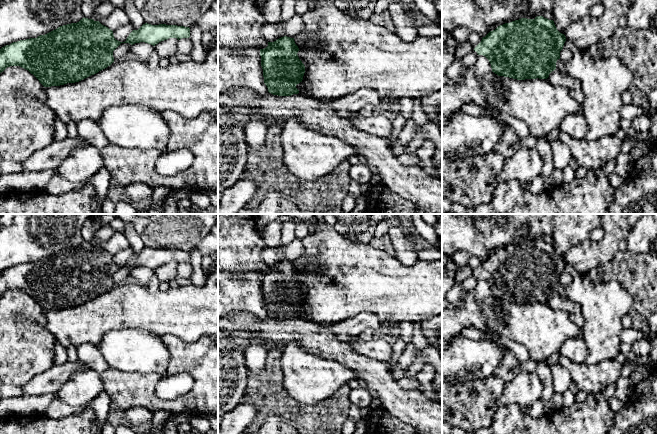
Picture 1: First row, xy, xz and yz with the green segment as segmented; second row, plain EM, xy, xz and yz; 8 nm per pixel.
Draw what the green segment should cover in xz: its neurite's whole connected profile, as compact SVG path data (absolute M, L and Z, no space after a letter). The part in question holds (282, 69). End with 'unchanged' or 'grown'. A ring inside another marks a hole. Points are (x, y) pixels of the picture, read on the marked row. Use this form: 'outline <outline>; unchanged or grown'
outline M281 37L260 49L264 83L268 92L278 96L298 94L296 85L302 82L305 66L299 59L294 38Z; unchanged

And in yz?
outline M537 16L534 19L521 18L505 23L490 31L474 48L478 55L485 56L498 76L517 80L547 79L556 69L566 37L560 33L553 20Z; unchanged

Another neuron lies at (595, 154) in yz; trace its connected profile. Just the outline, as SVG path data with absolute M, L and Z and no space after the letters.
M561 132L558 140L569 148L572 158L576 159L579 166L586 170L603 168L608 161L615 160L621 153L623 144L623 141L615 135L588 141L575 139Z

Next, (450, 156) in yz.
M442 151L442 158L456 162L457 160L464 160L464 159L471 158L471 157L458 156L458 155L452 153L452 152L446 153L446 152Z

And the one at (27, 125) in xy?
M10 66L0 73L0 156L23 162L54 142L55 114L45 103L44 86L28 70Z

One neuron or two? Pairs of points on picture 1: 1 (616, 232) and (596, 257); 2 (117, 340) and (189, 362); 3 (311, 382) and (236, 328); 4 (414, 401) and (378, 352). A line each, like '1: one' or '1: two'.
1: one
2: two
3: two
4: two

